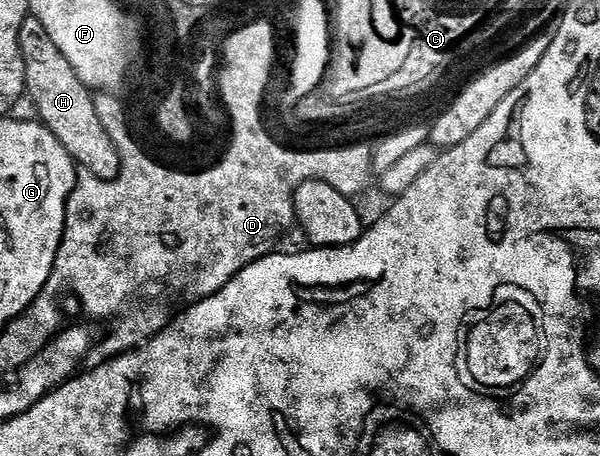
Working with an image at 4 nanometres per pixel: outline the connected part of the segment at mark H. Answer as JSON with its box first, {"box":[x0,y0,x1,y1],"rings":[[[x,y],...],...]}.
{"box":[19,16,121,183],"rings":[[[32,16],[26,18],[23,28],[19,32],[19,52],[25,61],[25,92],[28,101],[33,101],[33,106],[37,109],[36,117],[51,131],[55,140],[59,140],[59,144],[63,144],[63,148],[67,148],[73,161],[84,173],[86,170],[87,173],[94,174],[98,183],[116,180],[121,175],[121,157],[113,144],[114,137],[105,131],[98,118],[98,103],[89,87],[83,84],[83,80],[79,80],[79,76],[75,76],[75,68],[71,68],[67,56],[63,56],[63,52],[59,52],[59,48],[55,48],[55,40],[51,40],[51,36],[47,36],[47,28],[43,28],[39,19]]]}

